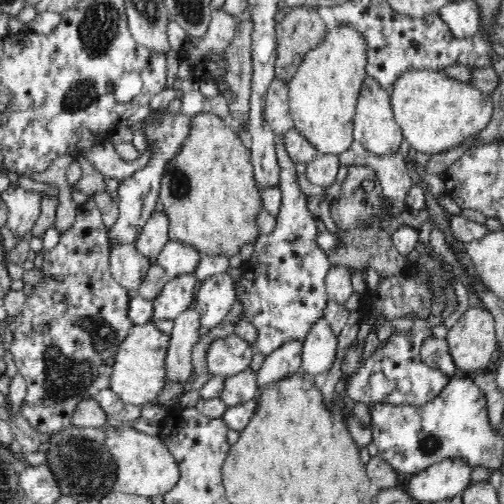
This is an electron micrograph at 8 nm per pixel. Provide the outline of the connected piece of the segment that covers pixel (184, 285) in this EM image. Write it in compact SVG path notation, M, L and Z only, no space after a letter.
M180 274L164 286L153 300L152 320L174 320L186 309L194 307L198 281L192 274Z

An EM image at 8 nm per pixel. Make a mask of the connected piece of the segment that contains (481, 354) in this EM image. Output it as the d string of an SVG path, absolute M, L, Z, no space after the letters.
M469 307L448 330L446 342L459 376L492 368L495 318L484 307Z

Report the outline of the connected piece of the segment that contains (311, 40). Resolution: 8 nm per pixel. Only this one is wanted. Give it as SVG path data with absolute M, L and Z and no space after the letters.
M308 6L290 8L284 20L277 23L275 30L275 77L289 83L304 61L306 52L324 42L328 29L317 10Z

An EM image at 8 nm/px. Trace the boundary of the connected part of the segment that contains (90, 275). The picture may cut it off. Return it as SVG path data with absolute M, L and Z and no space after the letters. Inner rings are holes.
M88 198L82 204L78 204L76 209L75 222L72 227L67 231L60 234L60 240L58 244L48 250L43 251L44 259L43 259L43 268L41 271L43 272L44 282L40 284L40 286L36 286L33 289L32 294L27 296L26 302L24 303L22 312L15 317L6 317L5 321L7 324L7 328L11 330L13 340L6 347L12 353L13 360L15 361L15 365L18 368L18 373L24 377L27 384L27 393L24 397L24 400L21 404L21 414L28 420L29 424L32 425L38 432L52 435L56 434L56 432L60 432L60 430L66 430L66 428L70 428L72 426L72 414L74 414L74 410L76 410L76 406L78 406L79 402L82 400L86 400L88 398L93 398L100 392L100 390L108 389L110 386L110 378L113 371L113 364L115 361L115 356L118 352L120 344L124 338L128 336L130 329L135 324L128 318L128 305L129 300L127 296L127 291L116 283L116 280L113 278L113 274L110 270L109 263L109 252L108 252L108 242L109 238L107 235L108 226L104 225L104 221L100 212L100 209L96 206L96 203ZM52 294L62 294L64 296L64 300L60 302L56 302L53 300L54 296Z

